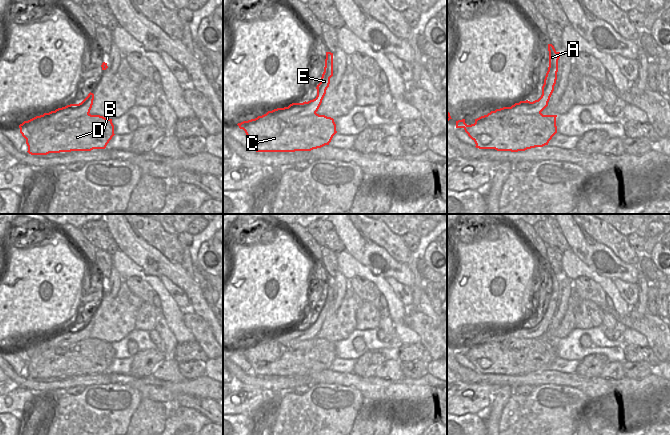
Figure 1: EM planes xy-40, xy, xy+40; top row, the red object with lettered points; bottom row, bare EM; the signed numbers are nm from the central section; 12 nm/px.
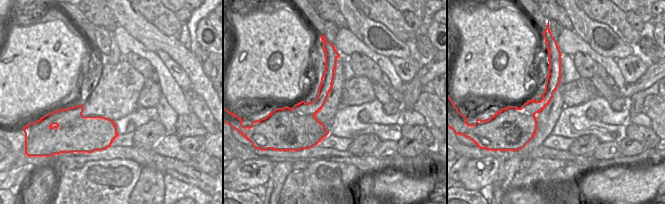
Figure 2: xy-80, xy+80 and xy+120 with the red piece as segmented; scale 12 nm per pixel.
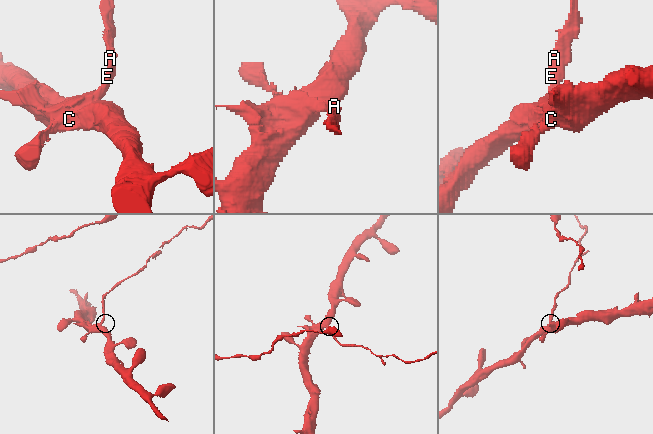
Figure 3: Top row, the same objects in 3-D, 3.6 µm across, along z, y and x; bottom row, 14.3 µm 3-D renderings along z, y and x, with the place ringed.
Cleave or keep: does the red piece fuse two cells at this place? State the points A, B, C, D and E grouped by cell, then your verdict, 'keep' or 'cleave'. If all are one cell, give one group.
groups A E / B C D; cleave

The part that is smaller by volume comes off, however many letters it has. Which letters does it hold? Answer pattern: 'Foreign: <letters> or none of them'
Foreign: A, E

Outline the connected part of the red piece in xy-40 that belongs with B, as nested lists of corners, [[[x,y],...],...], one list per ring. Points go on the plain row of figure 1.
[[[69,329],[24,345],[19,352],[26,363],[27,376],[31,379],[105,373],[115,359],[112,343],[100,339],[86,339],[85,333],[71,333]]]

